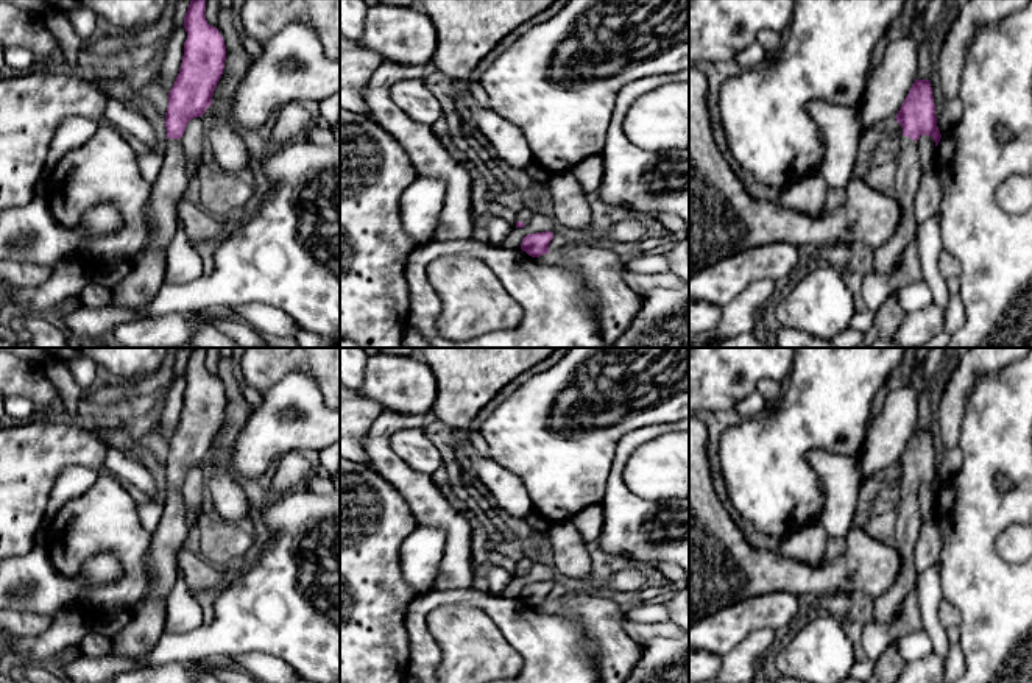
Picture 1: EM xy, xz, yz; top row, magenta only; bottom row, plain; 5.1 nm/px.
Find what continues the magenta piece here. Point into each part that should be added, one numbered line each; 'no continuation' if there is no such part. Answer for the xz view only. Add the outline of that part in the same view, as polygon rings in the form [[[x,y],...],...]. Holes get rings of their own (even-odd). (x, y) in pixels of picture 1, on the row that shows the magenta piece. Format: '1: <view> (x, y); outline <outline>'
1: xz (524, 215); outline [[[525,206],[522,211],[518,212],[516,220],[527,225],[532,220],[532,217],[533,211],[530,209],[530,206]]]

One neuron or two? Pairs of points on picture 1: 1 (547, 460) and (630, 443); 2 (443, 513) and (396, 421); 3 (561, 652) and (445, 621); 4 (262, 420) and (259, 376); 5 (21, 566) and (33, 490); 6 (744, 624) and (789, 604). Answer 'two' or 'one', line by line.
1: two
2: one
3: two
4: two
5: two
6: one

